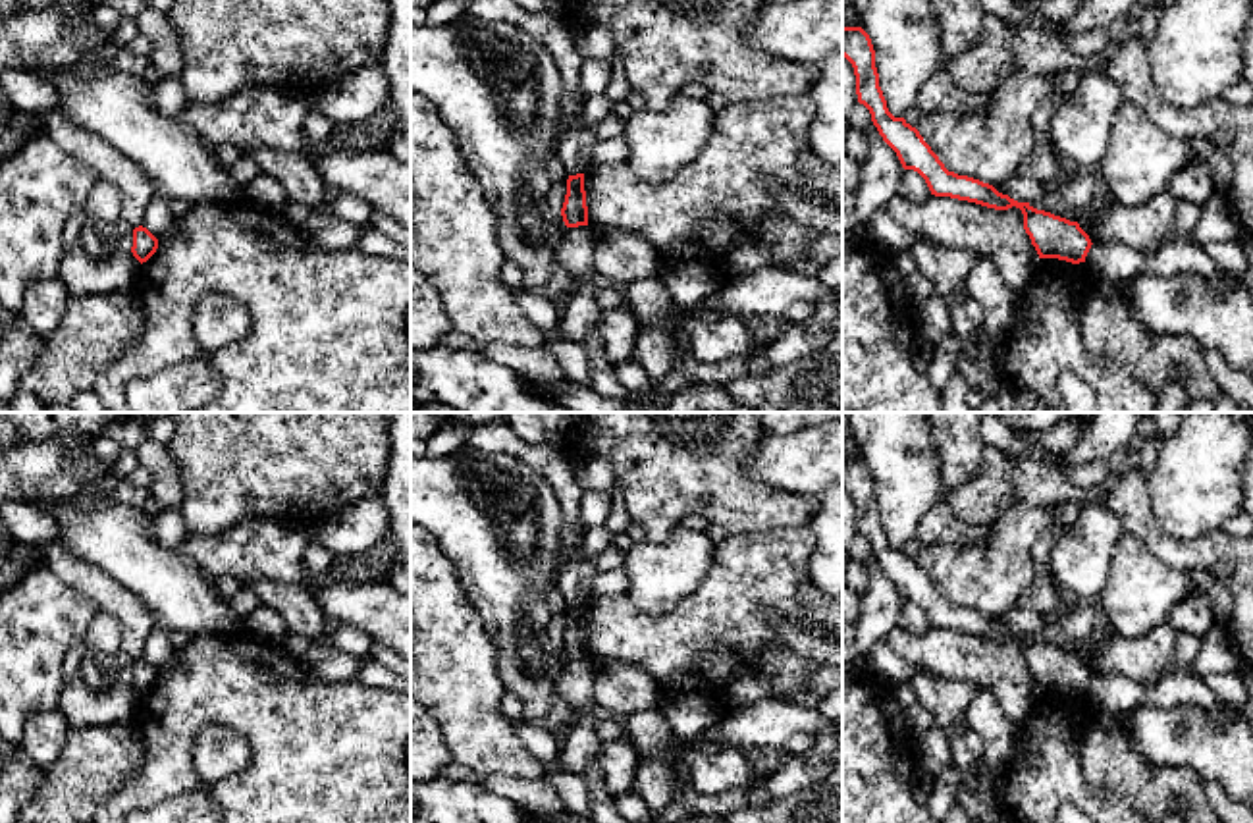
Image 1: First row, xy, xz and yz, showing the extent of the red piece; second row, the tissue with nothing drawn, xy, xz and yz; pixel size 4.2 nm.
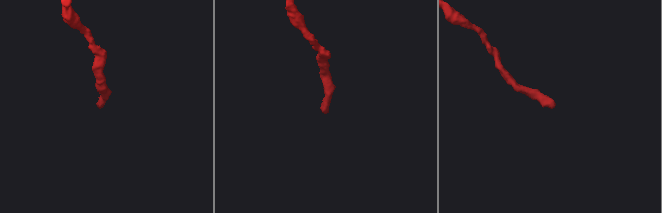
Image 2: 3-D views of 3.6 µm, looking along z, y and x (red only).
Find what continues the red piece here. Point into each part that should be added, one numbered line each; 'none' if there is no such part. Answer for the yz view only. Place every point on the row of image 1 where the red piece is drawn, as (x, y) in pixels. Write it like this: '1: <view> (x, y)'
none

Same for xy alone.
none

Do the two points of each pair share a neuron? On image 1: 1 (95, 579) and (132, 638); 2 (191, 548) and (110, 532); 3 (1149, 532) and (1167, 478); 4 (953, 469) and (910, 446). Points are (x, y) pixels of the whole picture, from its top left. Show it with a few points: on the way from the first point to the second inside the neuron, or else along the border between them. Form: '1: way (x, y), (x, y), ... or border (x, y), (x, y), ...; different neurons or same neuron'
1: way (110, 594), (132, 615), (132, 623); same neuron
2: border (180, 552), (211, 581); different neurons
3: border (1146, 478), (1155, 523), (1176, 538), (1194, 540); different neurons
4: border (930, 432), (945, 492); different neurons

